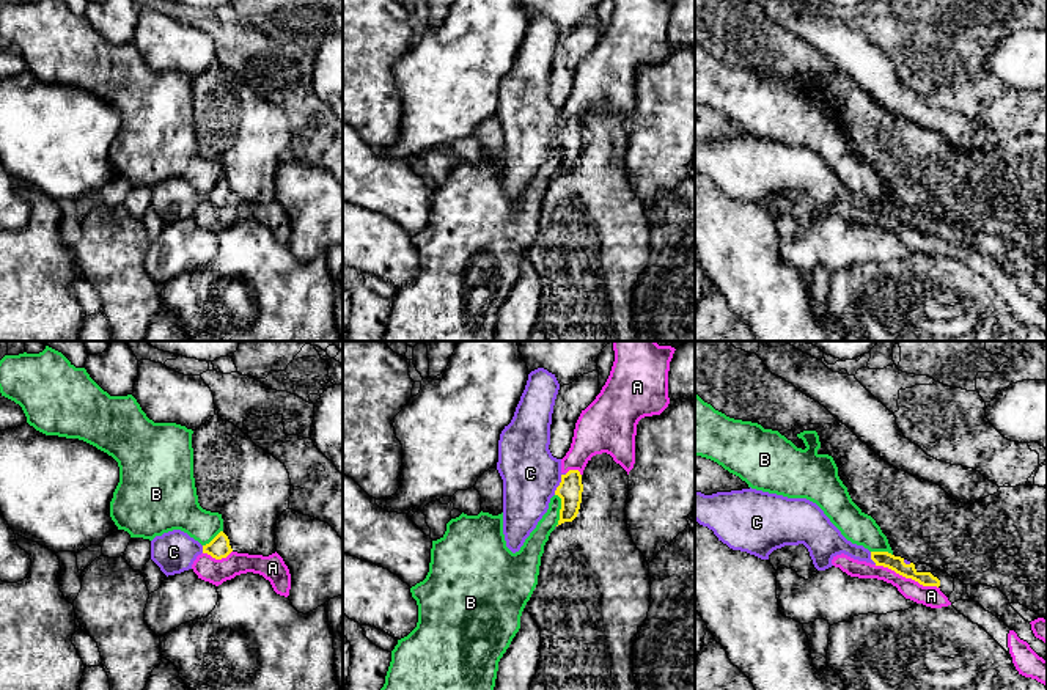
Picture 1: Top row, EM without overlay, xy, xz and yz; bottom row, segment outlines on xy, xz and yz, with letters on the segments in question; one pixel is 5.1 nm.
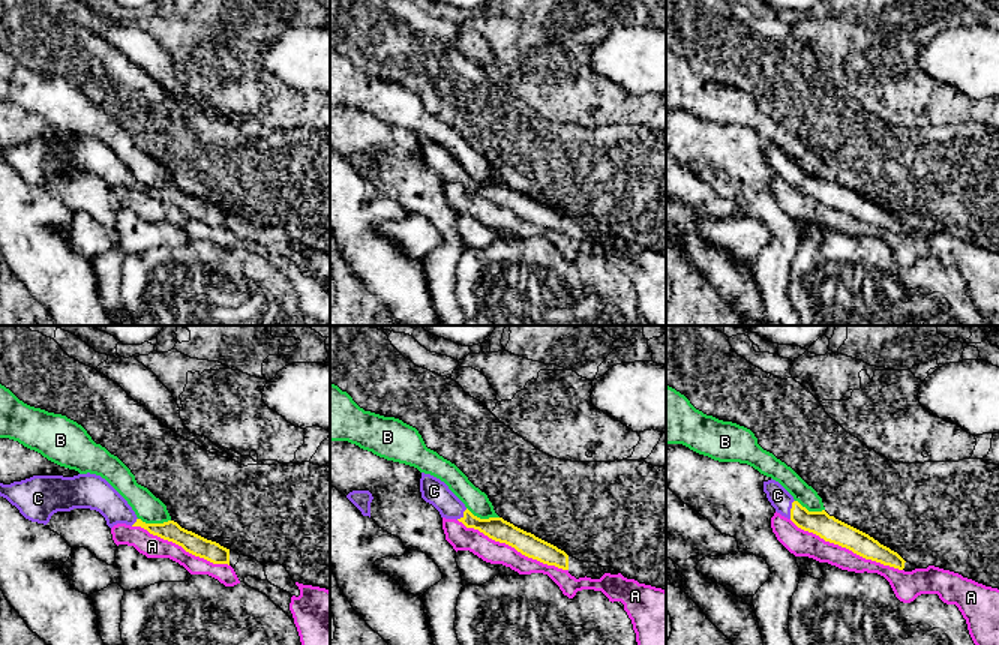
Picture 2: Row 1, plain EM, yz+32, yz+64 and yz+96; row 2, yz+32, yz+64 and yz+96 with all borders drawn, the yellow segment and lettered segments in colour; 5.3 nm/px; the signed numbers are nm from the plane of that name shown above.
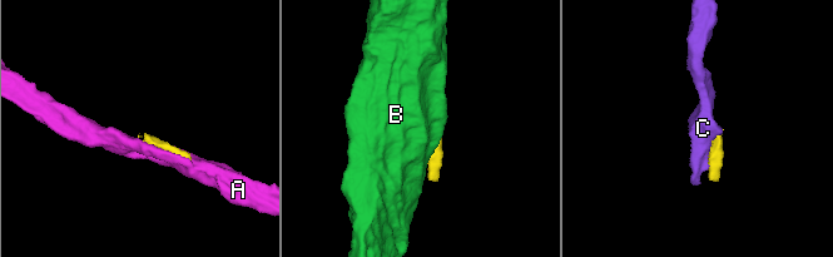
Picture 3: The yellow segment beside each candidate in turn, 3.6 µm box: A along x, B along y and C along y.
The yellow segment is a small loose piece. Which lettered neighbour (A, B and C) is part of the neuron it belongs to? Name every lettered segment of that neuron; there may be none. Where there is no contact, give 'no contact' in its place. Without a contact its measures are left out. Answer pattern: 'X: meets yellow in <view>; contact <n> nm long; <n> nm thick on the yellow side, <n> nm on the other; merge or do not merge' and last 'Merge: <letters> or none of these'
A: meets yellow in yz; contact 340 nm long; 80 nm thick on the yellow side, 110 nm on the other; do not merge
B: meets yellow in xz; contact 170 nm long; 120 nm thick on the yellow side, 110 nm on the other; do not merge
C: meets yellow in xz; contact 130 nm long; 120 nm thick on the yellow side, 300 nm on the other; merge
Merge: C

